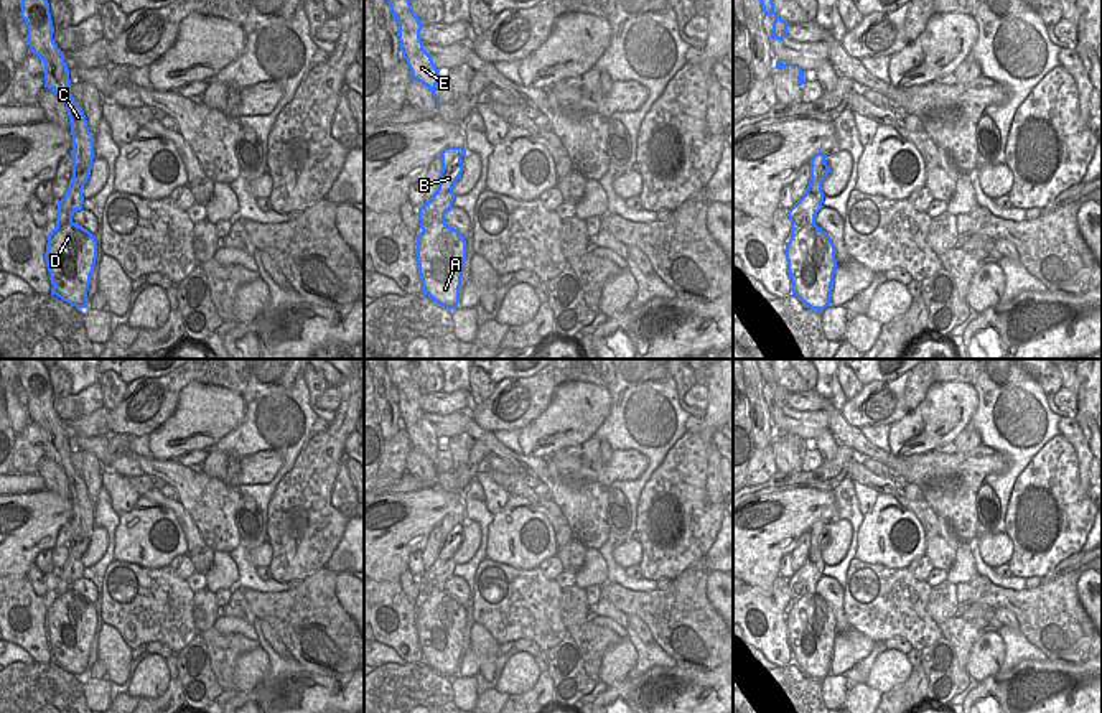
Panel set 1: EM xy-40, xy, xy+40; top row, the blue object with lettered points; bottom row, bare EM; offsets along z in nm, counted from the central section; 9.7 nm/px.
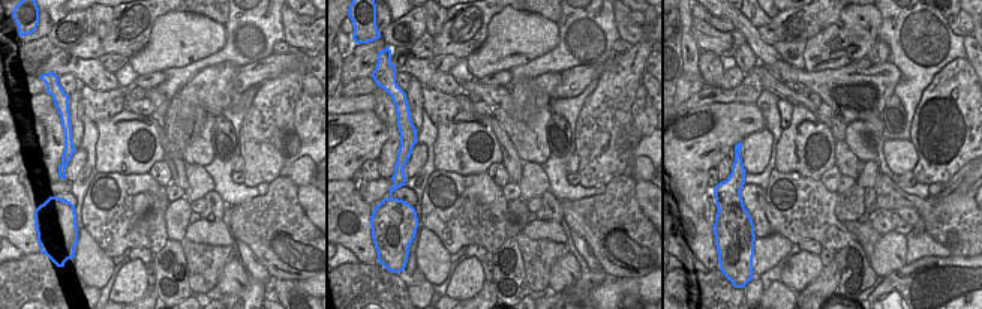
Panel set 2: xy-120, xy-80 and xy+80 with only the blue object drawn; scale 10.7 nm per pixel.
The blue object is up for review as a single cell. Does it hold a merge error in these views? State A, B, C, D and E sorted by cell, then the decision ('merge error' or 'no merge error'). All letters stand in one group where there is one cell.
groups A D / B C E; merge error

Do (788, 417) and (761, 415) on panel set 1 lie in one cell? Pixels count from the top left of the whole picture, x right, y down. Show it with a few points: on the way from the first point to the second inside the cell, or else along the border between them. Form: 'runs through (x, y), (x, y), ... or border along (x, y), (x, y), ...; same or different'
border along (768, 407), (775, 430); different

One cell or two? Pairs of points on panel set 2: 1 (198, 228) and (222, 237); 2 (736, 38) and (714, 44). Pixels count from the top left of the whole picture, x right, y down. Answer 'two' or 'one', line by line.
1: one
2: one

